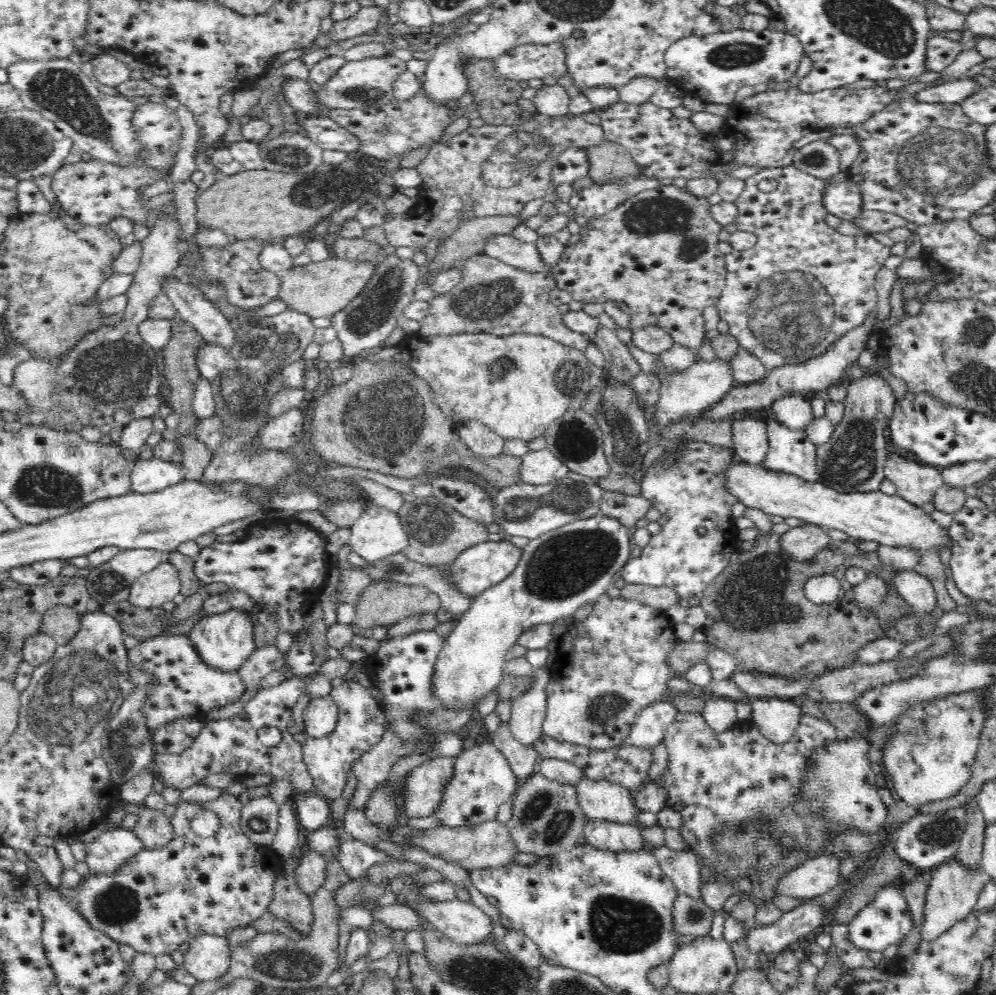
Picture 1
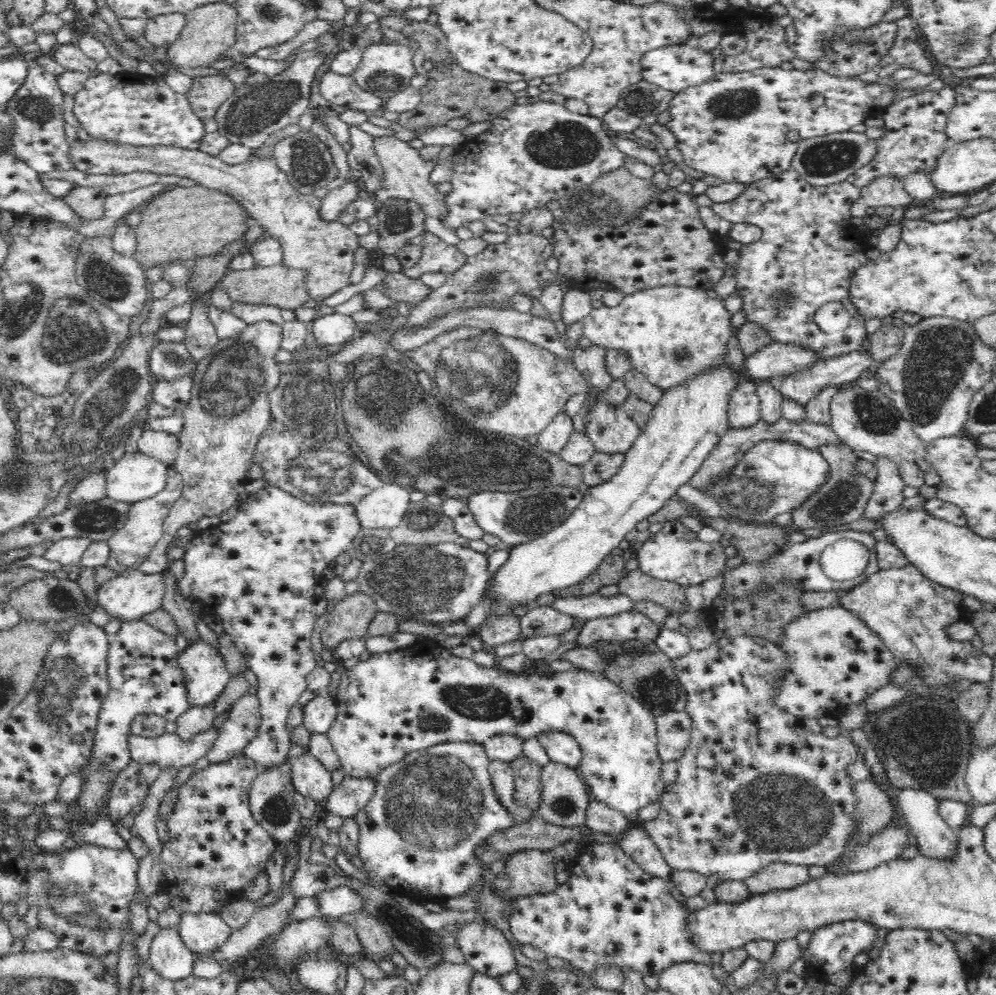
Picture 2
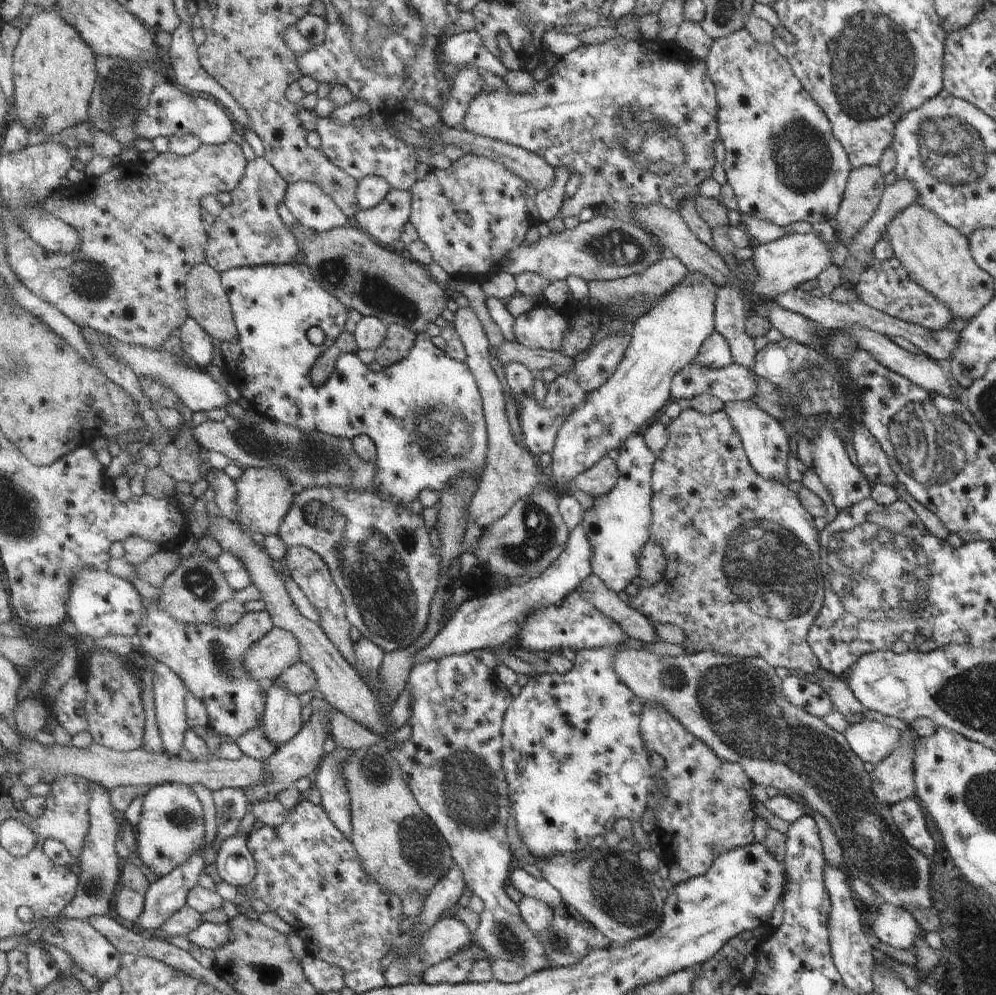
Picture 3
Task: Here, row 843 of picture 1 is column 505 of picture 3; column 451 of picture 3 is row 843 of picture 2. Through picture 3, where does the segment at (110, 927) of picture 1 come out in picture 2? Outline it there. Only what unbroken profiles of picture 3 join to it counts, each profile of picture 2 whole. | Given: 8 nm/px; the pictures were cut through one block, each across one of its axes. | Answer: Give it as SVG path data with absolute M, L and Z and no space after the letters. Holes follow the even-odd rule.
M242 753L218 764L210 763L203 770L194 772L184 786L179 788L178 802L166 818L169 841L163 845L160 855L166 877L159 889L168 894L170 906L179 908L181 914L219 914L226 905L240 898L244 886L248 886L258 876L258 872L265 871L266 862L275 850L276 842L258 824L250 807L251 784L259 770L257 762Z

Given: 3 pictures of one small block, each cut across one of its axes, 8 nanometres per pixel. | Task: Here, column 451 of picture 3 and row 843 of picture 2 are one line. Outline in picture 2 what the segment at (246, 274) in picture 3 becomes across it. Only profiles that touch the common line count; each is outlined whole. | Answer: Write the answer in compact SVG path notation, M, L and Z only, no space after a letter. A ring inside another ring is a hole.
M442 743L410 752L372 778L375 784L372 799L355 816L359 824L356 847L368 878L420 904L430 901L442 905L449 898L470 892L487 868L475 853L476 848L484 839L514 825L512 815L500 805L490 783L489 761L481 744Z

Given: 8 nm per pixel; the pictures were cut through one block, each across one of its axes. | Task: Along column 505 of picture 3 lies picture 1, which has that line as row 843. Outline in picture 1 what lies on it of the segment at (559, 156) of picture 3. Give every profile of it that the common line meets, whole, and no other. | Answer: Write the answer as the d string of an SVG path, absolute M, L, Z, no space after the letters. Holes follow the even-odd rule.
M122 827L111 829L85 844L85 862L91 874L115 875L142 849L142 841L134 831Z

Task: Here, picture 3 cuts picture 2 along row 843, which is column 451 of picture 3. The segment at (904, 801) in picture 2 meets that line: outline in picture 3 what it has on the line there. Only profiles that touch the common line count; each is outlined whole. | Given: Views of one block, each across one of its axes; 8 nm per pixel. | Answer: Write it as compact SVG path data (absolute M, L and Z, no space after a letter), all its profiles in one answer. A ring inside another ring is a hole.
M443 916L423 936L421 958L425 960L427 968L433 968L475 942L474 933L458 917Z

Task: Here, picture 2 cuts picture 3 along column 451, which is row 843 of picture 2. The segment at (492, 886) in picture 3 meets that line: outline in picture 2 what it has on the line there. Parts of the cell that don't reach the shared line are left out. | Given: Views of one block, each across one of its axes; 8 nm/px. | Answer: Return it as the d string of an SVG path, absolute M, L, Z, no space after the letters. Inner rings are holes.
M746 634L746 636L722 636L716 641L710 644L709 648L701 649L701 650L690 650L686 656L679 657L678 659L673 660L673 671L676 674L677 680L680 682L681 688L684 688L685 696L687 697L687 703L685 706L685 712L690 716L692 729L691 729L691 738L689 745L686 747L684 751L684 756L681 756L678 760L678 776L676 782L674 784L666 785L665 792L662 794L661 801L659 804L661 805L661 809L656 818L648 821L641 822L639 826L644 828L644 830L652 837L652 840L656 843L656 846L662 851L663 857L666 859L666 862L671 866L673 871L676 870L695 870L700 874L703 874L705 877L709 877L712 875L717 875L721 880L742 880L745 881L746 878L756 874L756 872L762 870L764 866L768 866L768 864L772 862L779 863L790 863L790 864L799 864L802 866L812 866L812 864L818 864L818 866L826 866L826 864L830 864L832 860L836 860L838 856L842 856L844 852L848 852L848 840L850 840L850 832L854 832L854 819L852 819L852 806L855 806L855 797L853 794L853 784L854 781L848 774L846 770L849 764L853 764L860 757L857 755L858 745L856 745L849 735L840 734L836 738L827 738L824 734L813 734L812 732L808 732L803 728L803 724L801 720L798 720L794 716L790 716L786 712L783 712L781 708L778 706L774 706L774 702L769 698L768 694L771 692L771 689L774 687L775 681L780 680L782 678L782 672L788 672L788 656L786 656L786 652L779 650L779 646L774 644L770 640L766 640L762 636L750 636Z

